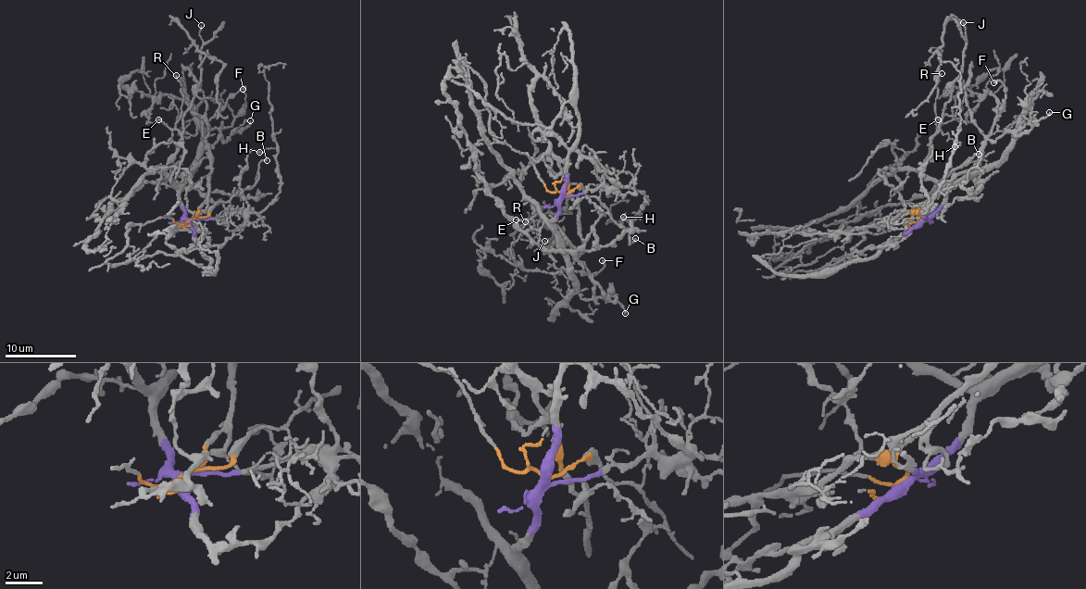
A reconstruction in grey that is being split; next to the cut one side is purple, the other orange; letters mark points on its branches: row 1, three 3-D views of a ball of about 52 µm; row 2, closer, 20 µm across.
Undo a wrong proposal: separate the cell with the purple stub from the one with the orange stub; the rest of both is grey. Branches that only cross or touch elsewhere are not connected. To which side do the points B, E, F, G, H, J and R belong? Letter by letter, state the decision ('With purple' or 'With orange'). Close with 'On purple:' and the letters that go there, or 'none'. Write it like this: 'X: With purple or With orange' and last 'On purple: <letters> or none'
B: With orange
E: With purple
F: With orange
G: With orange
H: With purple
J: With purple
R: With purple
On purple: E, H, J, R

